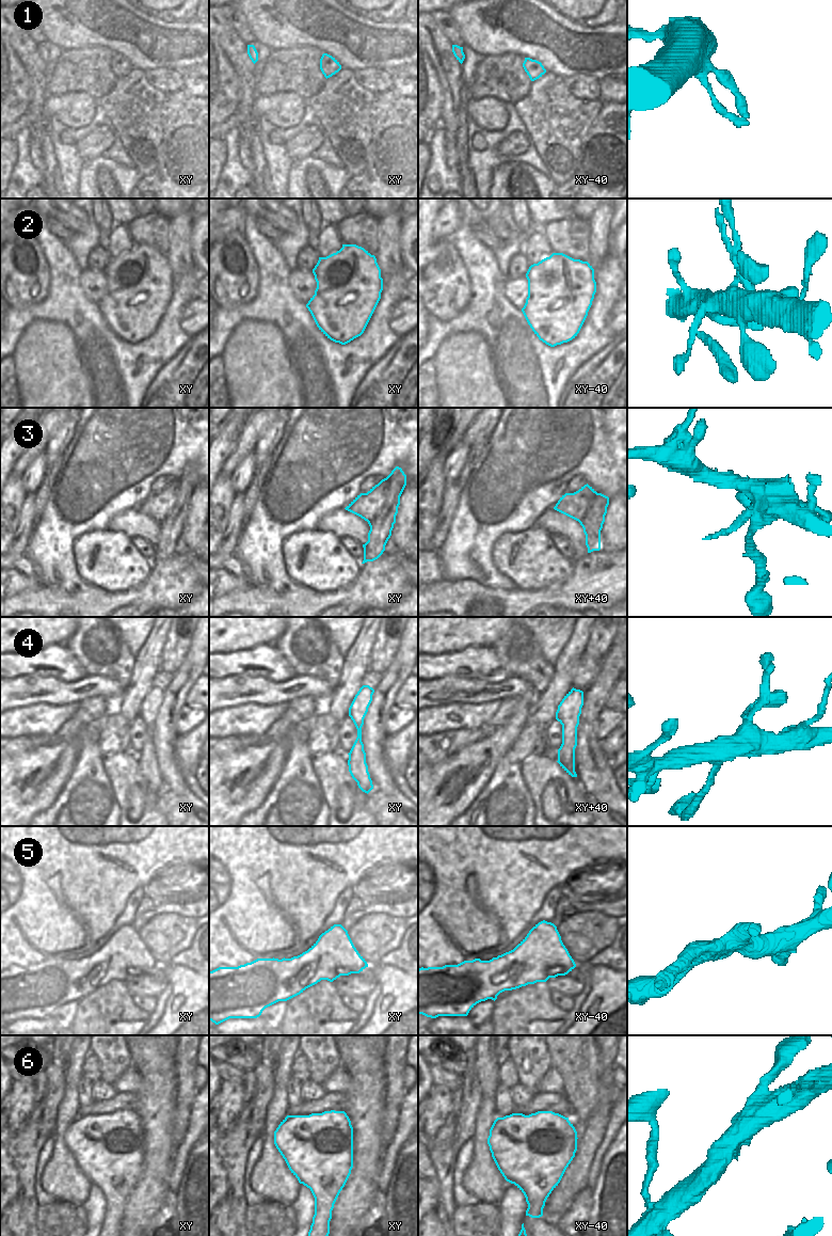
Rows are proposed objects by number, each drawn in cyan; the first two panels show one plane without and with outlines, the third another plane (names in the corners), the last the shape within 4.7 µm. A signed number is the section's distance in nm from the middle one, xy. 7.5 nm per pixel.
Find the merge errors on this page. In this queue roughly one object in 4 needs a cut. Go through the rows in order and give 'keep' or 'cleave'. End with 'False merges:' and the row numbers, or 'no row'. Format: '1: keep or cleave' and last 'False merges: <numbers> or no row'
1: keep
2: cleave
3: keep
4: keep
5: keep
6: keep
False merges: 2

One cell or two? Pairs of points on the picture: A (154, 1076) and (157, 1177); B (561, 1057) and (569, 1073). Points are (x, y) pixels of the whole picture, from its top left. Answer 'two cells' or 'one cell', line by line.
A: one cell
B: two cells

